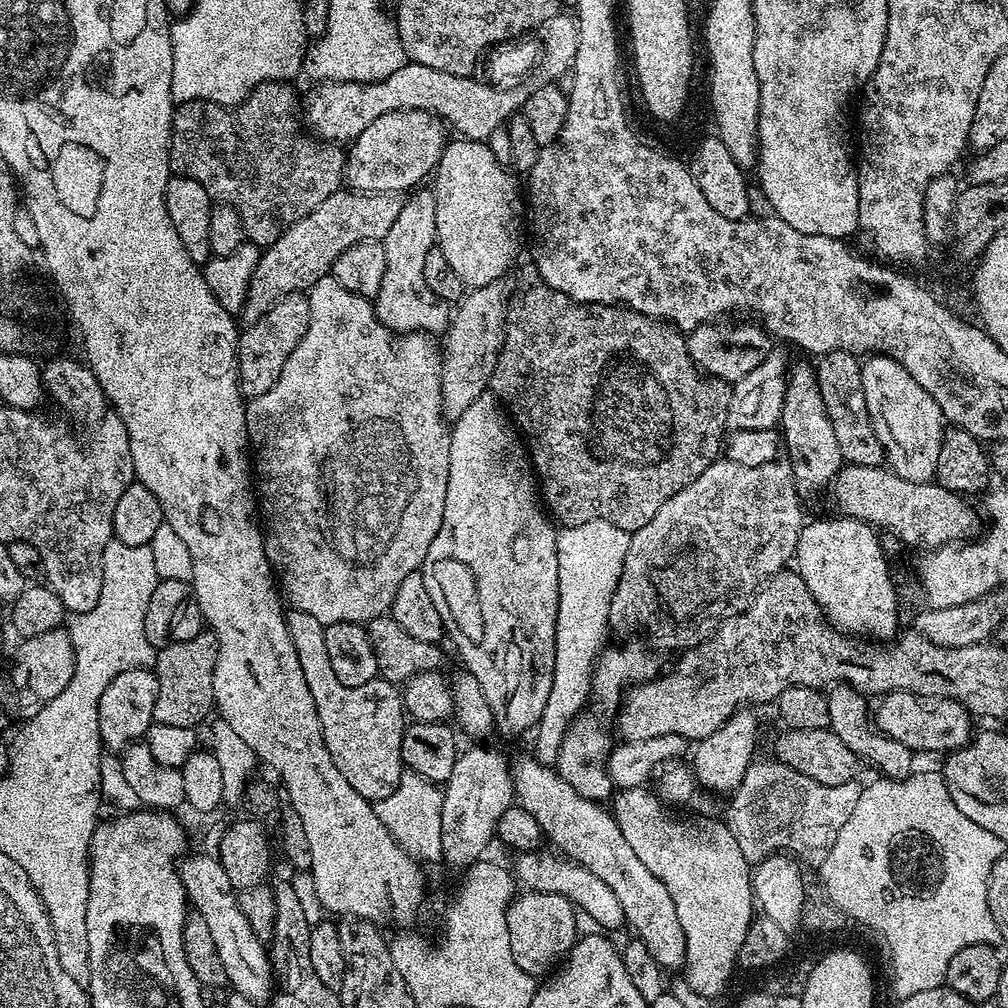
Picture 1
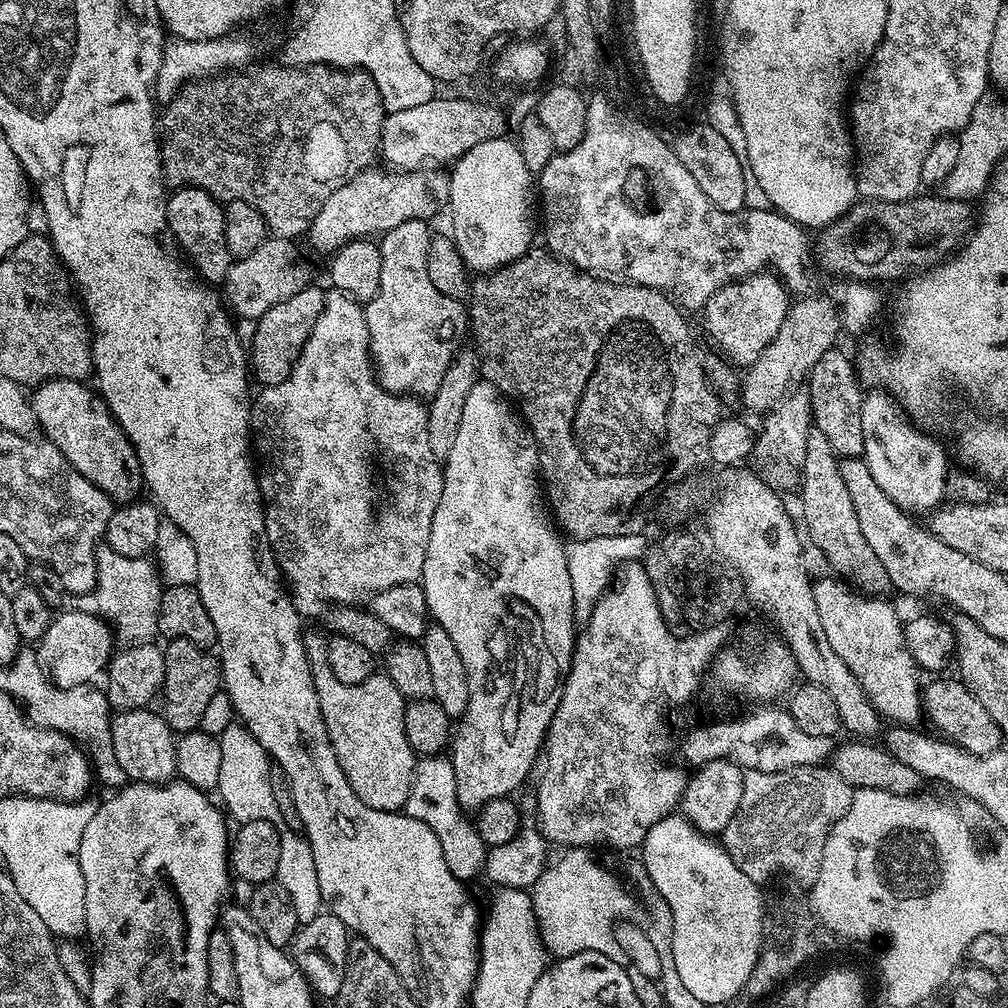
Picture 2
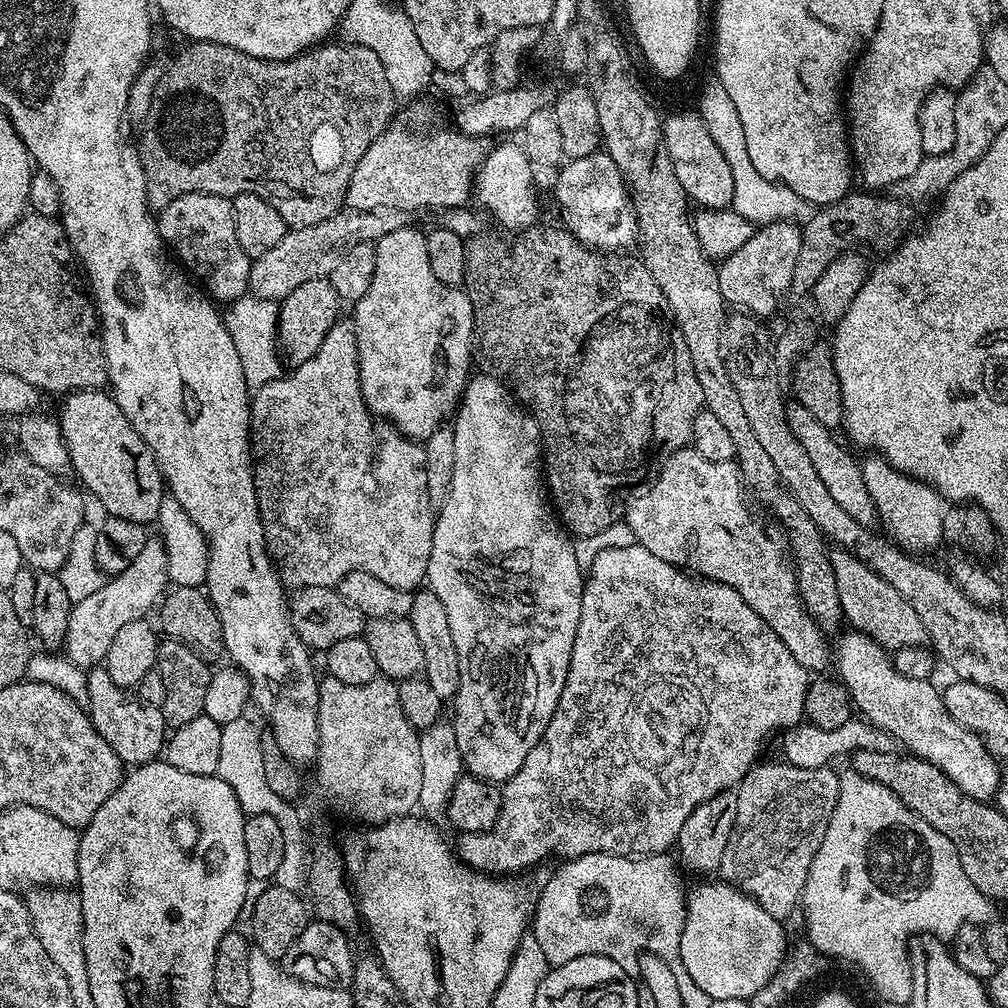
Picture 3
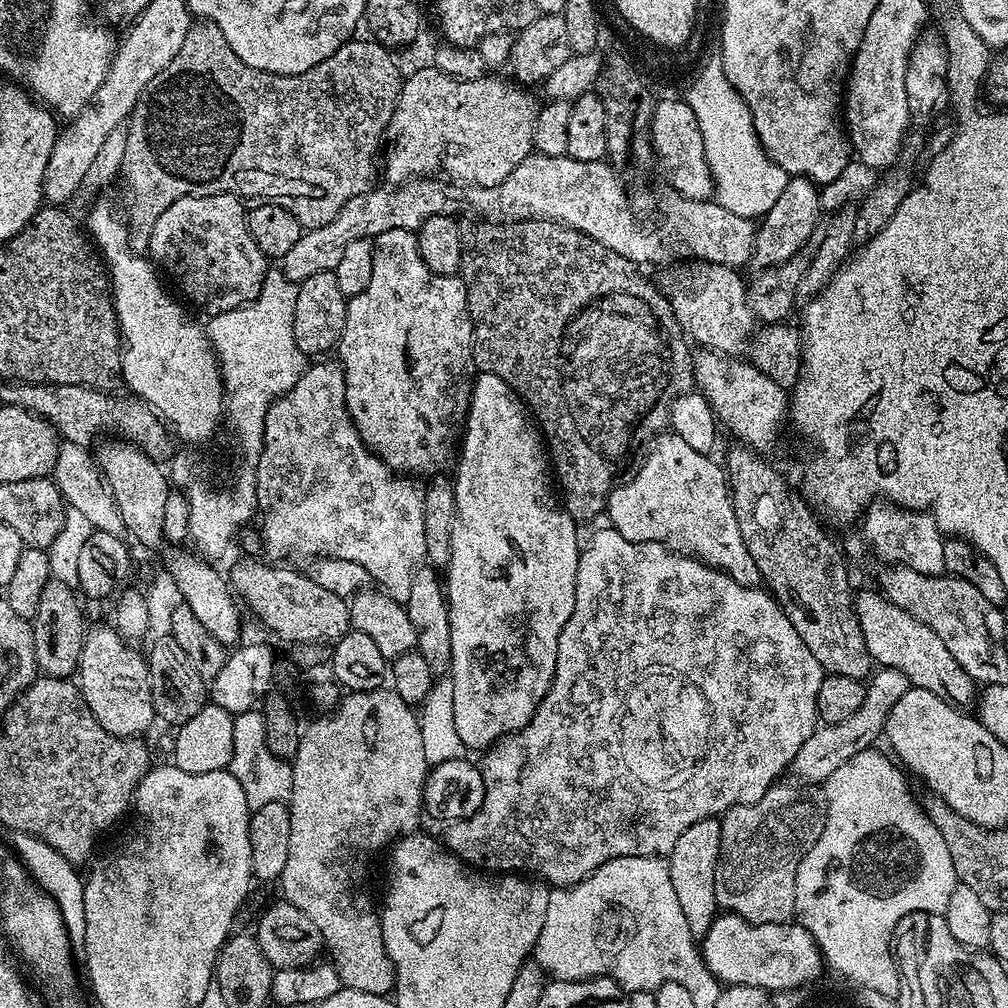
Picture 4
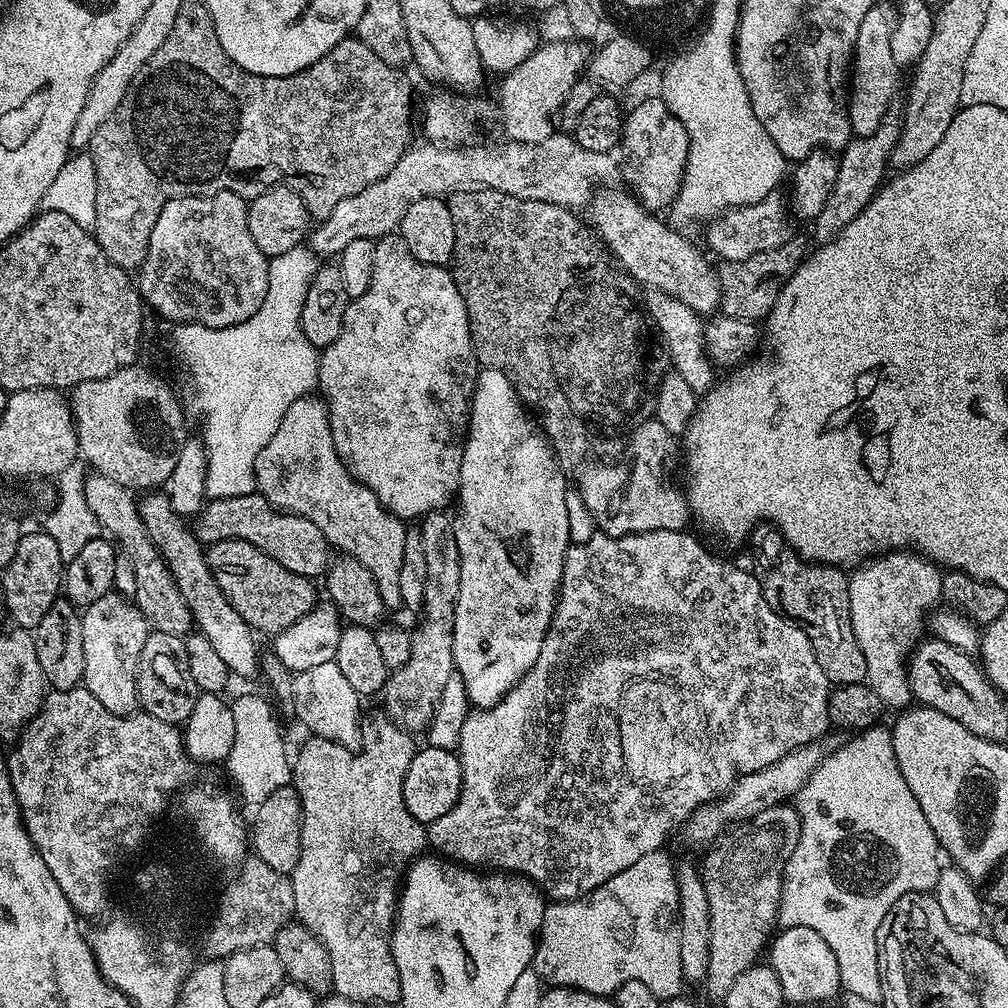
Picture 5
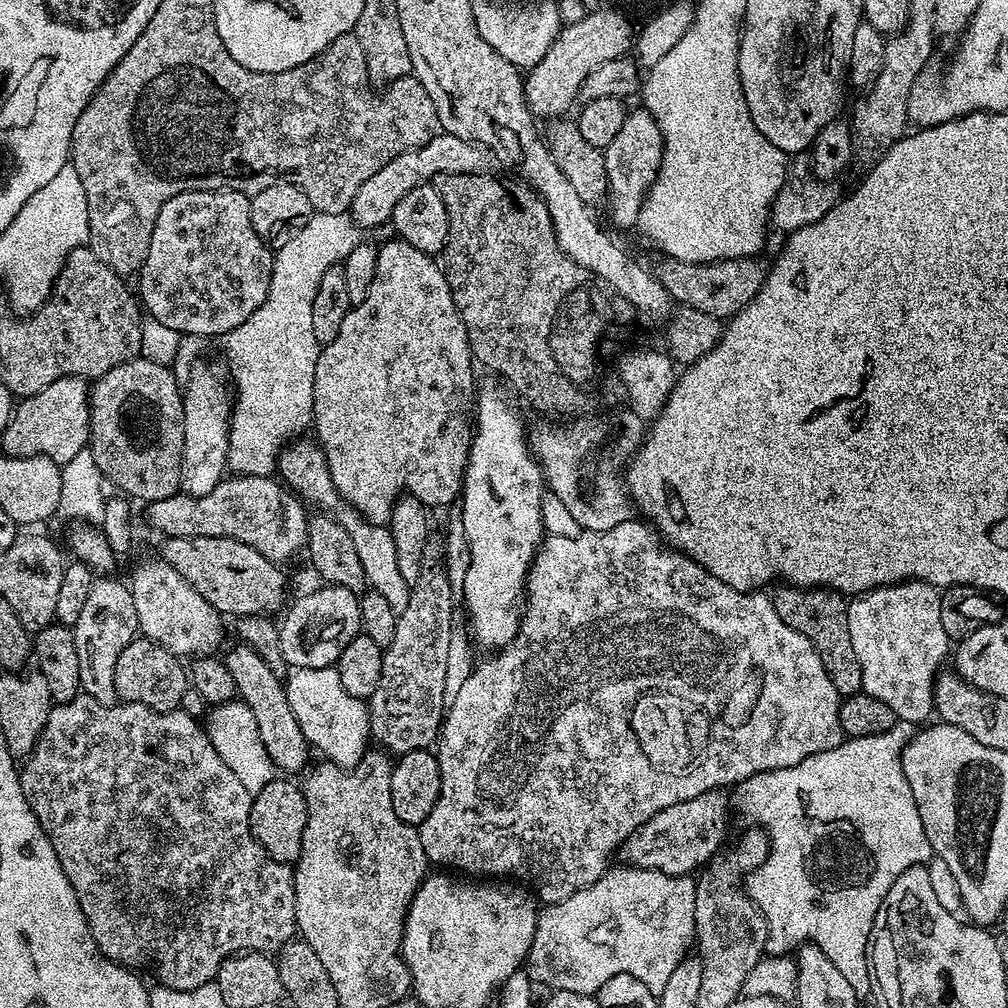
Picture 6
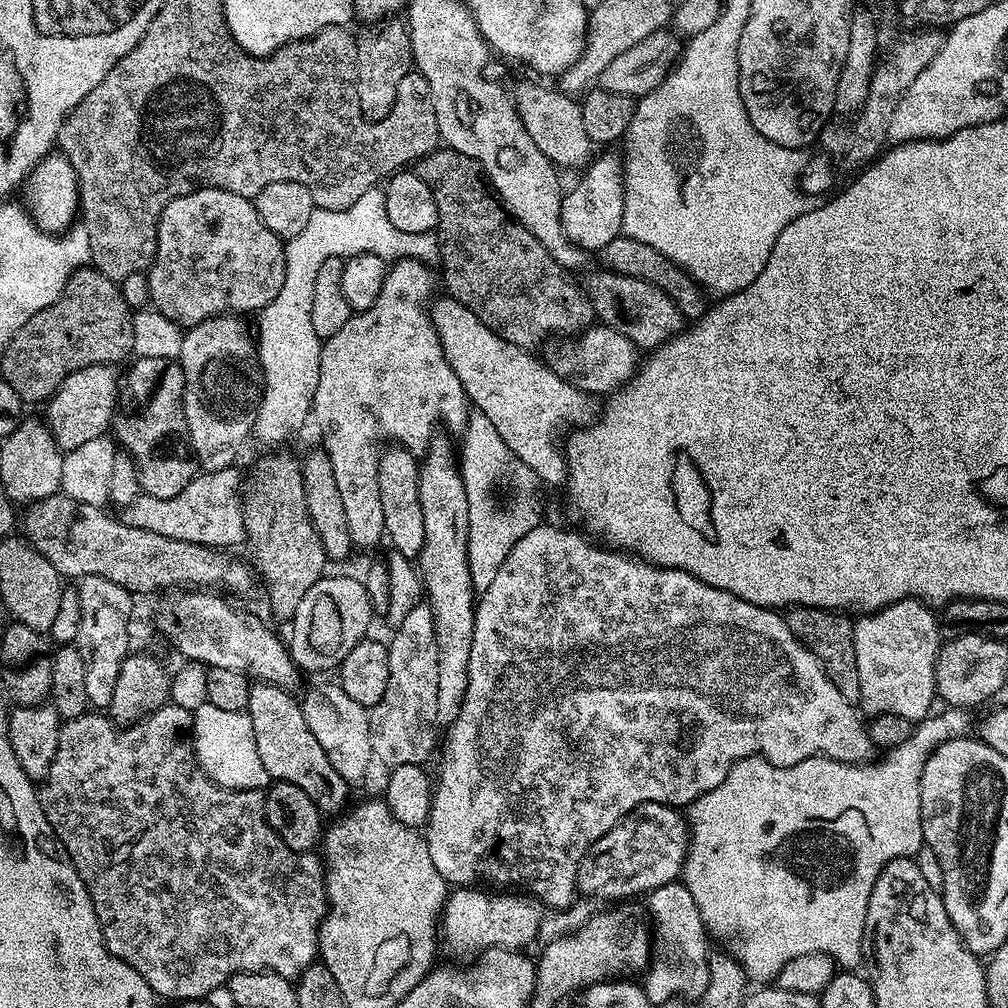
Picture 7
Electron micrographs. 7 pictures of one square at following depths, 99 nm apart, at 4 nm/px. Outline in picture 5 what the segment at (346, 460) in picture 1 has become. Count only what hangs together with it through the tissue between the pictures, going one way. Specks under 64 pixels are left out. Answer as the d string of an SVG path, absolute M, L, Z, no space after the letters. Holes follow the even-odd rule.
M319 395L298 398L286 410L278 430L274 430L274 438L258 454L256 491L279 511L314 522L333 549L341 548L343 555L353 556L374 574L385 609L401 607L402 552L409 529L405 521L378 502L374 490L357 480L344 465L330 434L328 406Z

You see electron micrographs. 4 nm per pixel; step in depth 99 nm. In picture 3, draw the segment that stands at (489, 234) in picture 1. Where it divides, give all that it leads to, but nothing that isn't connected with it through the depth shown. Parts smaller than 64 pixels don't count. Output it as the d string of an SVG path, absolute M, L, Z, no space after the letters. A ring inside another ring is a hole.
M516 141L495 146L480 164L474 181L474 196L508 230L522 232L537 223L538 198L534 188L534 166Z

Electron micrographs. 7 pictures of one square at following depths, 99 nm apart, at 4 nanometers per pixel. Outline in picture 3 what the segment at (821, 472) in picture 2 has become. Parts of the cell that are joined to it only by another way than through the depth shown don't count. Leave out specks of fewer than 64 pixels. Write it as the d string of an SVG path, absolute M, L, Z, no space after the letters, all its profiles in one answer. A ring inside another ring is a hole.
M836 546L831 549L830 559L834 570L834 582L838 582L838 602L844 611L844 620L847 621L855 631L864 632L875 644L880 644L886 650L897 648L919 648L928 640L928 631L922 626L922 618L866 562L859 560L853 552L847 552L845 548Z

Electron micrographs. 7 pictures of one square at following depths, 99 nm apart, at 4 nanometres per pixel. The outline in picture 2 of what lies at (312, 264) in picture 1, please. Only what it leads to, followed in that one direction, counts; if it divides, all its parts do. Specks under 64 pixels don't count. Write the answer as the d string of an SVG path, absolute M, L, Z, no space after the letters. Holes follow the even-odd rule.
M365 168L326 198L306 233L306 240L318 251L331 254L348 240L376 238L394 230L394 226L402 226L402 222L428 220L439 210L440 204L447 205L449 177L443 171L397 172L380 168Z

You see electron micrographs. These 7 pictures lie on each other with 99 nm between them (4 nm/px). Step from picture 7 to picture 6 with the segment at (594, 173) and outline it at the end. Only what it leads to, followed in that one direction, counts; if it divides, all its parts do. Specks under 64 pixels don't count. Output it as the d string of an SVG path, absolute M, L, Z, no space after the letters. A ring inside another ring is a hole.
M637 106L629 111L622 122L622 130L618 130L618 138L610 142L610 146L602 149L608 175L608 191L606 205L612 220L620 228L628 228L640 219L640 211L652 183L656 180L656 171L660 168L664 153L662 130L658 130L658 122L648 113L647 108Z

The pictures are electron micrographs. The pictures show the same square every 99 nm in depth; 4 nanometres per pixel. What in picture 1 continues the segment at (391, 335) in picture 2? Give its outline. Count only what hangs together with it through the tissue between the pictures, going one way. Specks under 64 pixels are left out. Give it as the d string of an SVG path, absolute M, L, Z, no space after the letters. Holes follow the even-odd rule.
M417 187L404 200L402 210L398 210L398 218L394 218L394 226L390 226L383 242L386 250L386 274L382 274L382 286L374 297L376 317L396 334L421 330L429 334L447 333L450 323L449 301L438 298L434 290L426 286L426 277L422 275L426 254L430 254L437 243L435 194L431 187Z

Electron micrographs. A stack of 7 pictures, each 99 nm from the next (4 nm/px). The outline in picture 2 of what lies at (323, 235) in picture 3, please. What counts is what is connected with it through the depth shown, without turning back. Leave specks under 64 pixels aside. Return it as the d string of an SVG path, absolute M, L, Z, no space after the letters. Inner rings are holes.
M269 238L262 246L258 246L258 250L233 259L222 281L222 296L227 307L240 320L259 320L266 310L270 310L270 306L284 302L290 298L290 294L298 294L298 290L313 283L311 270L304 264L296 264L296 252L292 246L292 240Z

